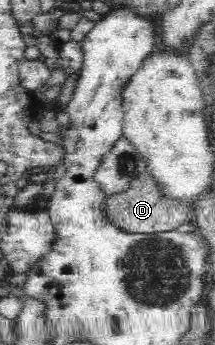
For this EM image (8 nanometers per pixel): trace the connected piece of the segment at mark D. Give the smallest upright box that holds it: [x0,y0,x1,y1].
[102,170,190,233]

